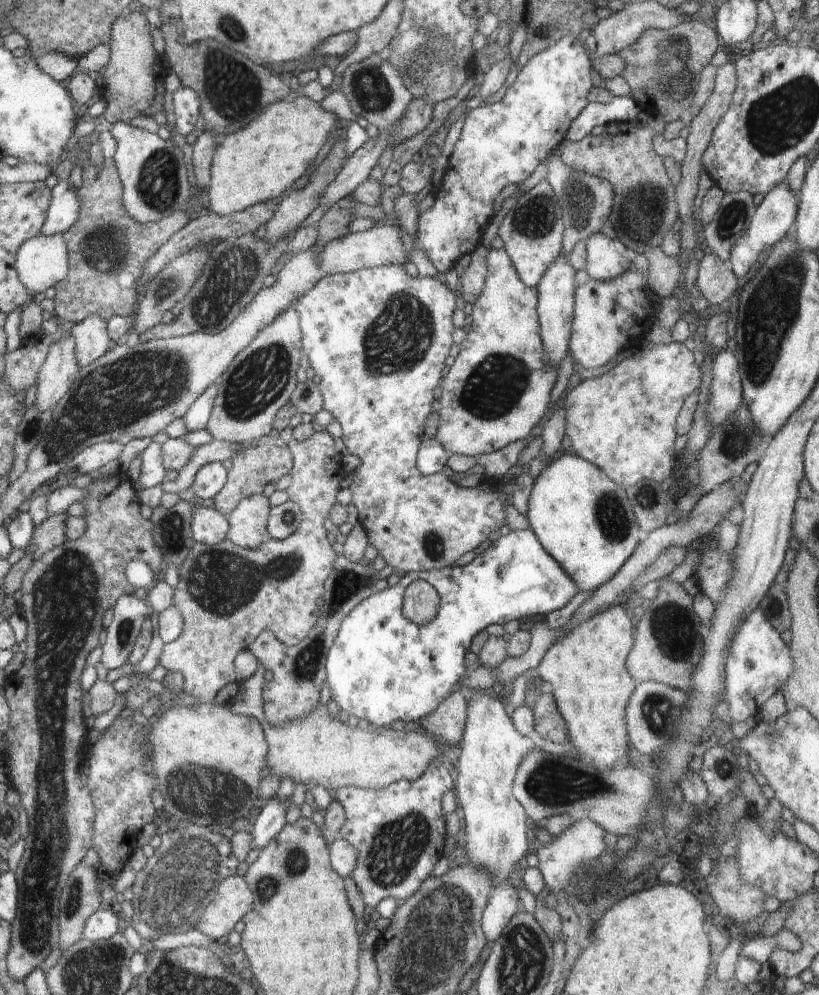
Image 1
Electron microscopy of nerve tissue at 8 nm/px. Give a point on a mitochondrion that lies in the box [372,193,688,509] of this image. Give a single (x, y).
(496, 384)

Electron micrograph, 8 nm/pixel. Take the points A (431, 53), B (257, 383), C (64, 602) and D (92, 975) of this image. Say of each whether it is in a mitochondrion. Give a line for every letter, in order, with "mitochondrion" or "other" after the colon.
A: mitochondrion
B: mitochondrion
C: mitochondrion
D: mitochondrion

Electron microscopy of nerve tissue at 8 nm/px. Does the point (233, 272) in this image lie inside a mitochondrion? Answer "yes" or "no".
yes

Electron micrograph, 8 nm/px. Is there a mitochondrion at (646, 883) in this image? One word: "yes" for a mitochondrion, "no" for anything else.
no

